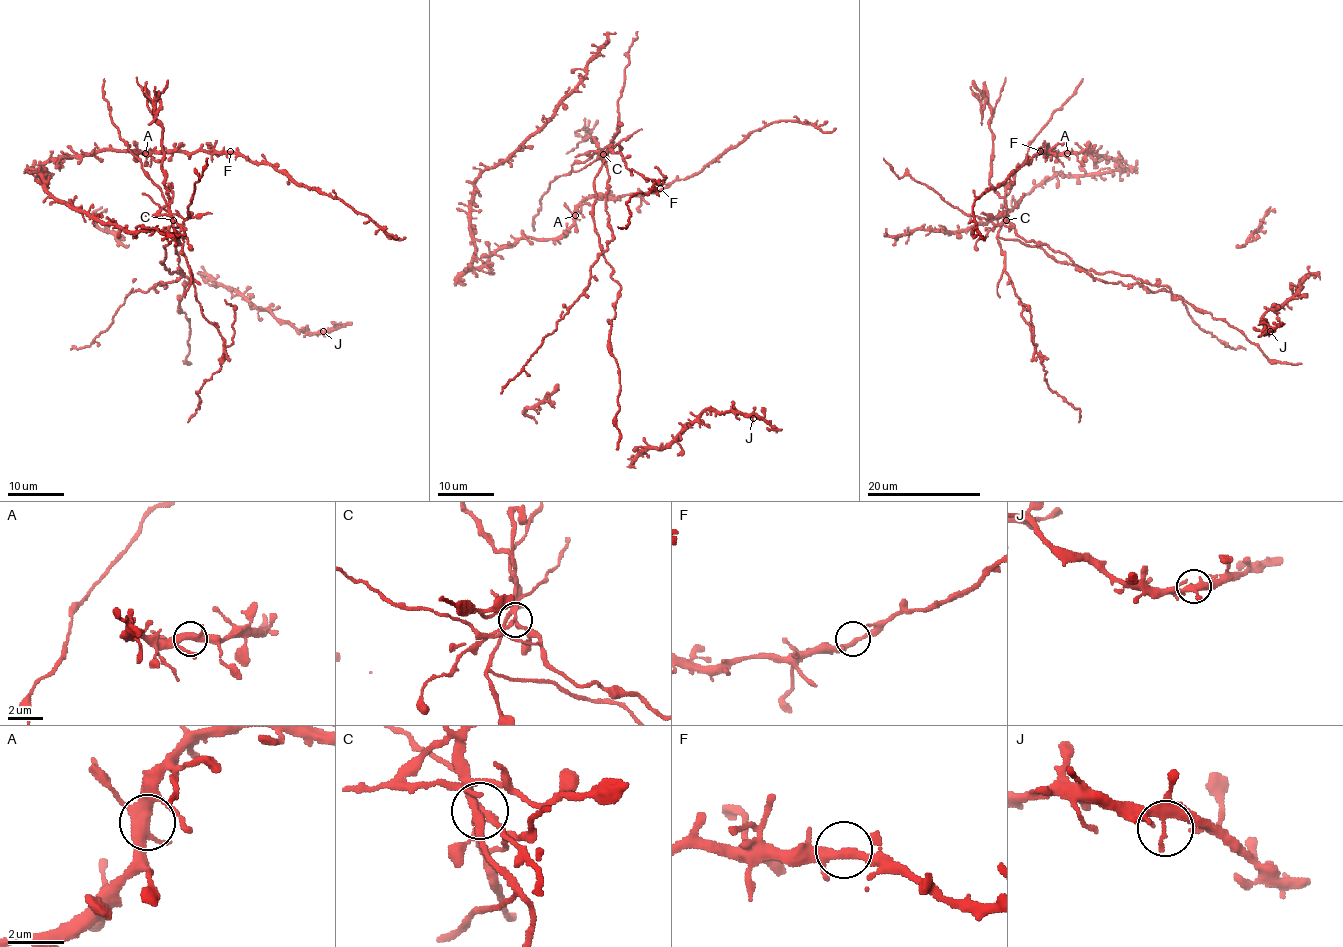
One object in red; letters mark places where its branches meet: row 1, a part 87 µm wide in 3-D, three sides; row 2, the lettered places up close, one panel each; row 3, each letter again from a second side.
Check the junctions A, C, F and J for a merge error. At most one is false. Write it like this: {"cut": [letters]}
{"cut": ["C"]}

